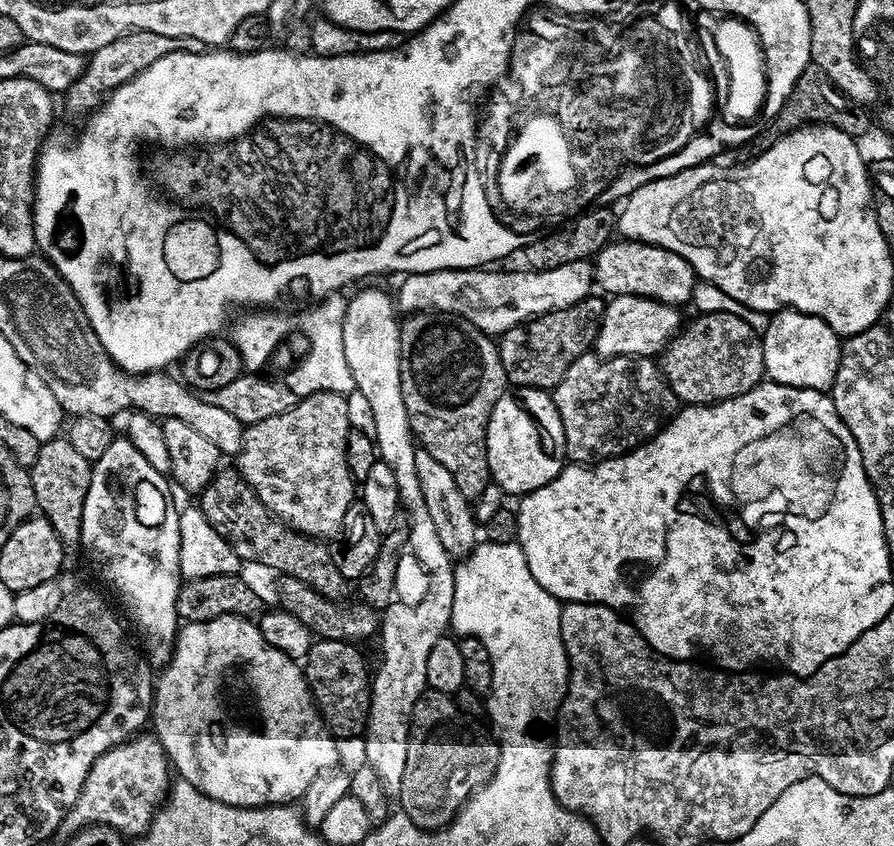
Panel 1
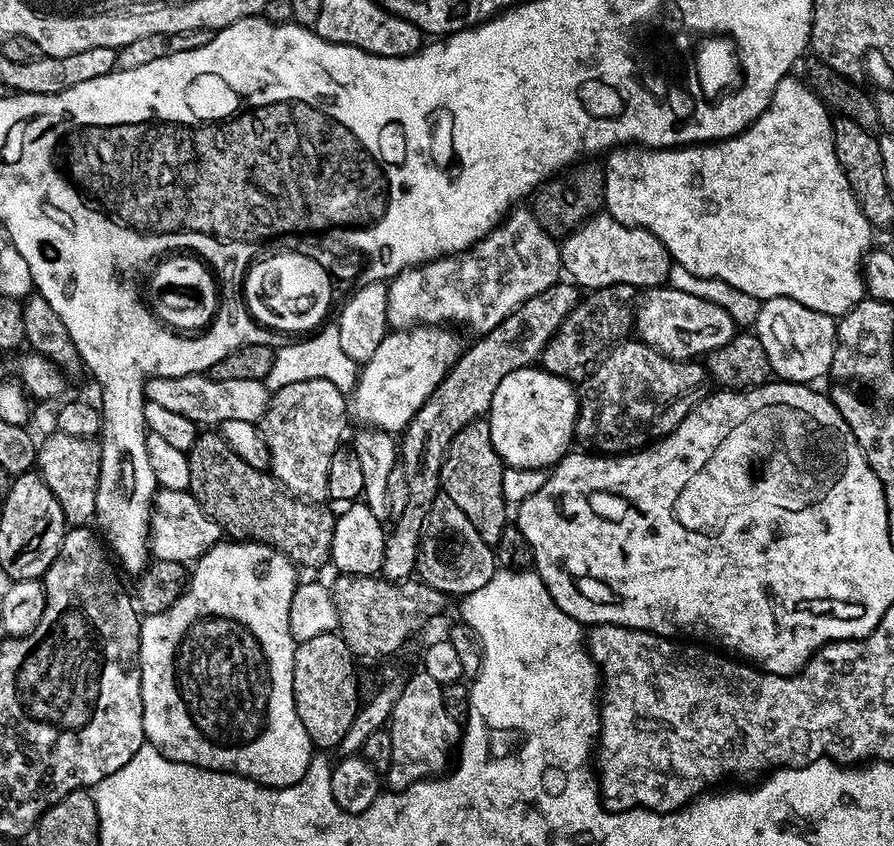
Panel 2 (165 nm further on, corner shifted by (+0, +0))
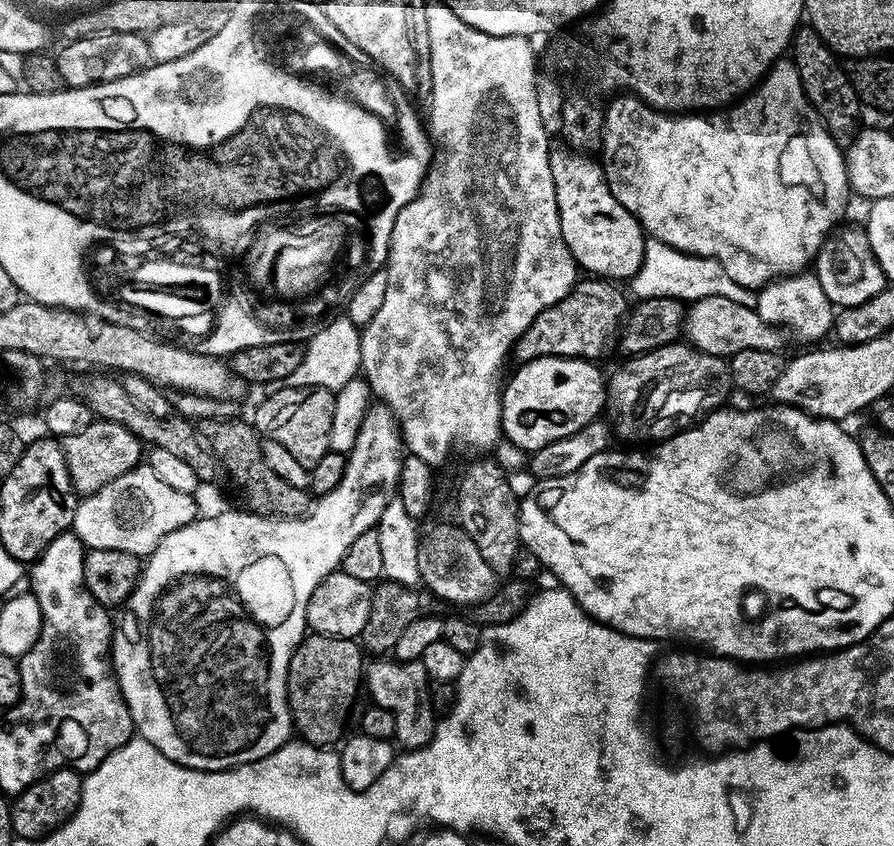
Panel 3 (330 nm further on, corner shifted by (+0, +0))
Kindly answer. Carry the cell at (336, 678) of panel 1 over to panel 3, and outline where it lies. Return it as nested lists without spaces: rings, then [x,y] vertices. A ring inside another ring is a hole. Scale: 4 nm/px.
[[[305,635],[292,653],[288,667],[288,708],[292,711],[292,722],[299,739],[310,744],[332,746],[336,739],[339,741],[345,735],[344,719],[356,700],[356,691],[362,688],[365,668],[365,653],[355,639]]]

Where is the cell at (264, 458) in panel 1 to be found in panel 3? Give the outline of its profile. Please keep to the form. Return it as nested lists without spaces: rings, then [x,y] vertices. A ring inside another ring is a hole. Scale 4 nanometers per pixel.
[[[281,386],[277,392],[265,395],[265,400],[256,408],[256,420],[254,427],[261,437],[273,440],[286,446],[290,450],[290,455],[302,466],[309,470],[316,470],[316,467],[324,460],[324,455],[329,455],[330,449],[330,422],[334,422],[334,402],[336,401],[336,392],[330,388],[314,386],[313,388],[290,388]]]

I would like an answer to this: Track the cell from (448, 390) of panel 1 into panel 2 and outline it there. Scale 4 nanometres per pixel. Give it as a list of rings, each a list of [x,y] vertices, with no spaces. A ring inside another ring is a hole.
[[[487,419],[471,420],[454,438],[440,467],[440,486],[443,495],[456,503],[458,510],[470,518],[474,530],[482,534],[482,542],[495,546],[503,528],[510,523],[510,505],[503,498],[502,476],[505,463],[490,442]]]

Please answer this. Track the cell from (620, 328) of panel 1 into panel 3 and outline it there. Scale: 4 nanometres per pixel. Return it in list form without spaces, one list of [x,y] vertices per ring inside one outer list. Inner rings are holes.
[[[711,296],[710,298],[693,300],[687,305],[684,314],[683,335],[686,337],[687,343],[697,348],[700,352],[731,358],[731,356],[738,354],[742,350],[770,350],[771,352],[780,352],[783,349],[785,333],[777,328],[776,325],[766,323],[757,314],[755,308],[747,308],[738,302],[730,302],[730,298]]]

